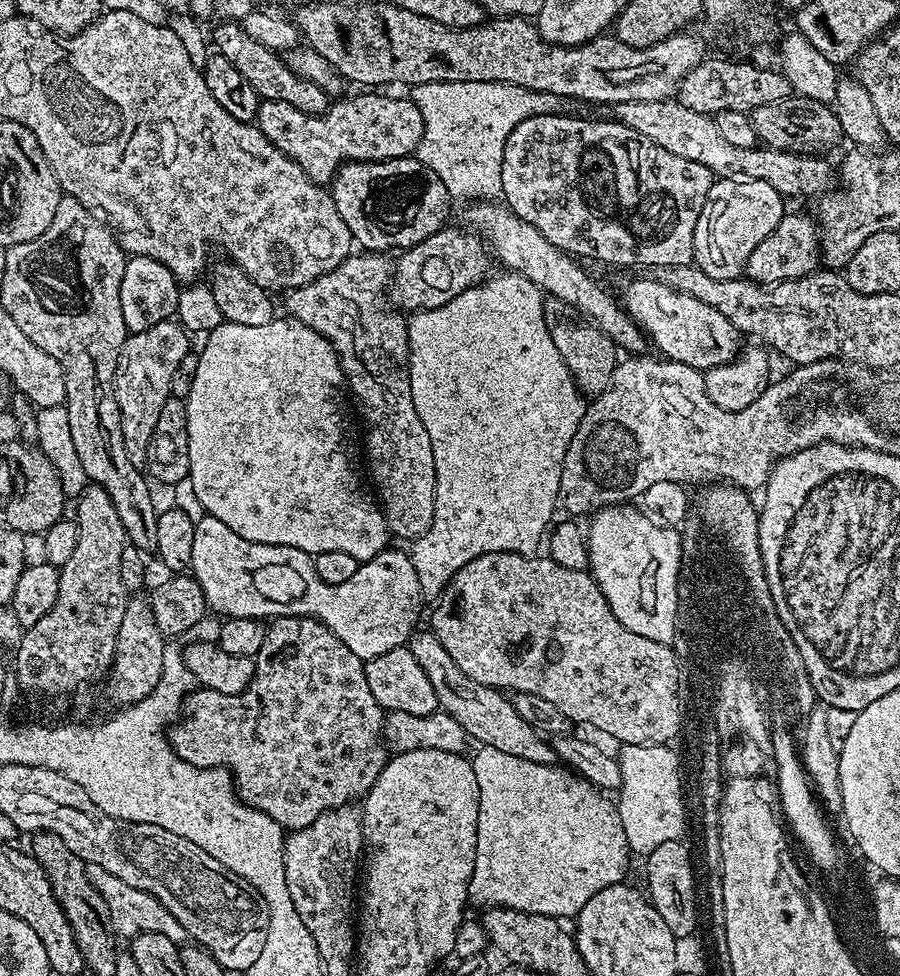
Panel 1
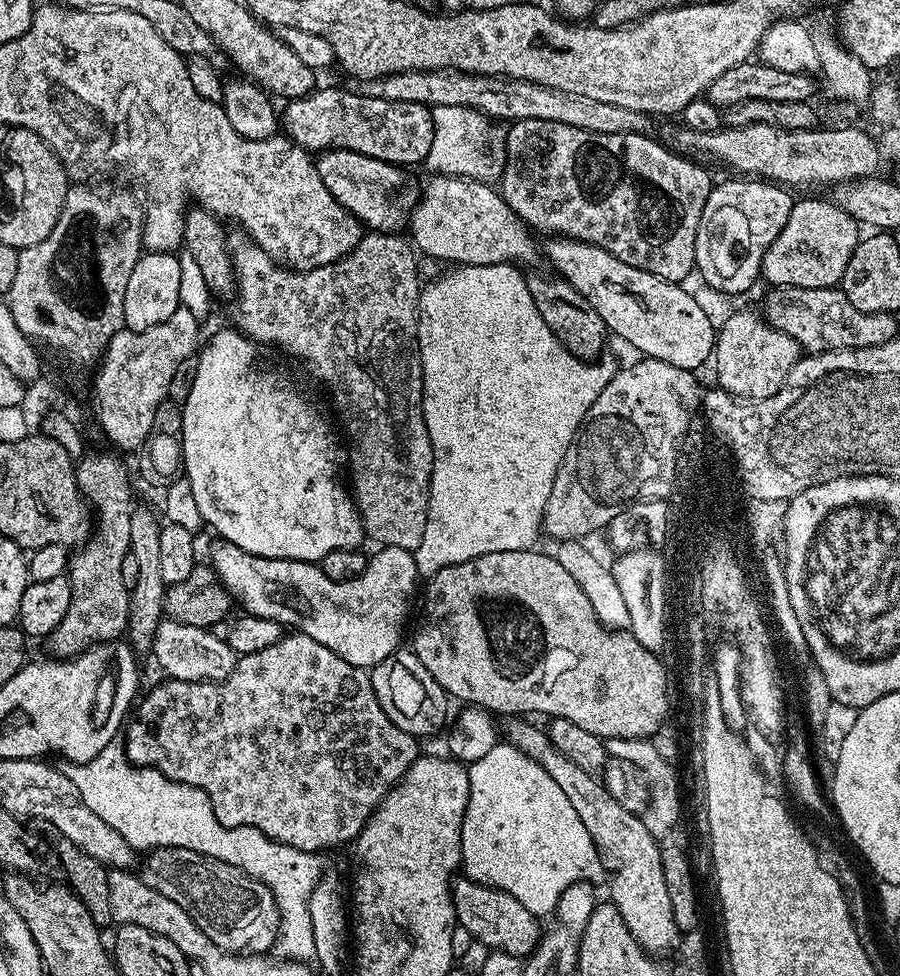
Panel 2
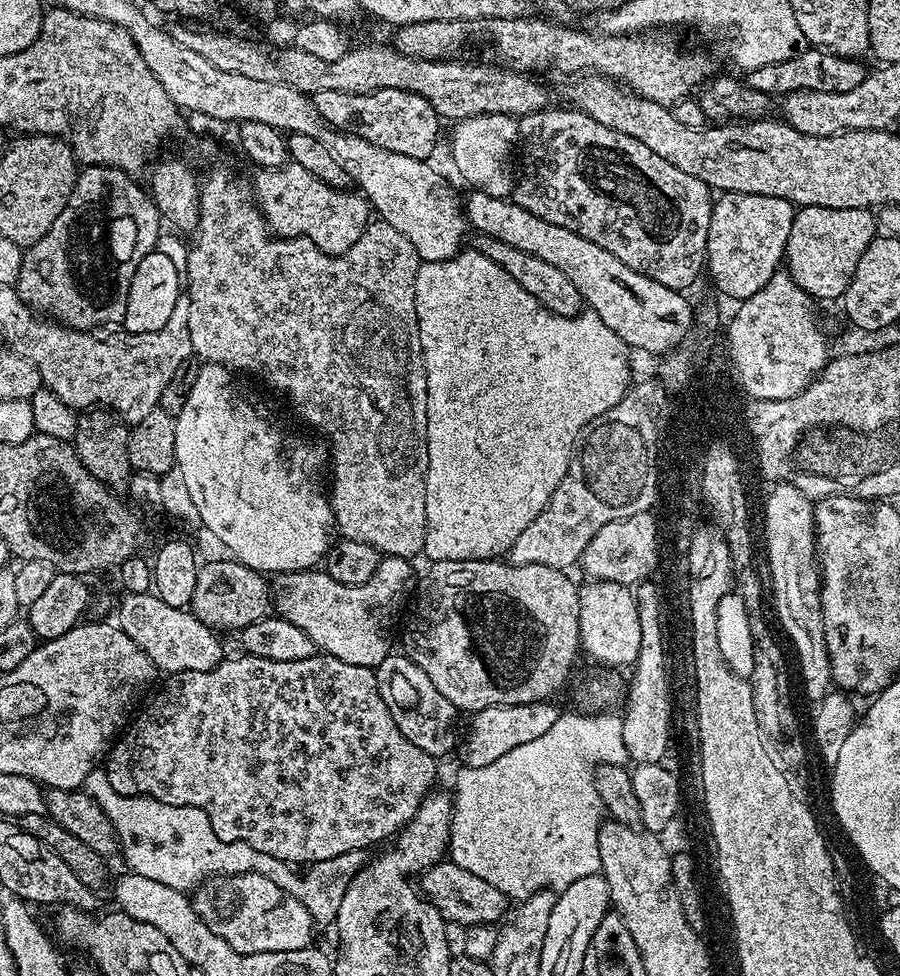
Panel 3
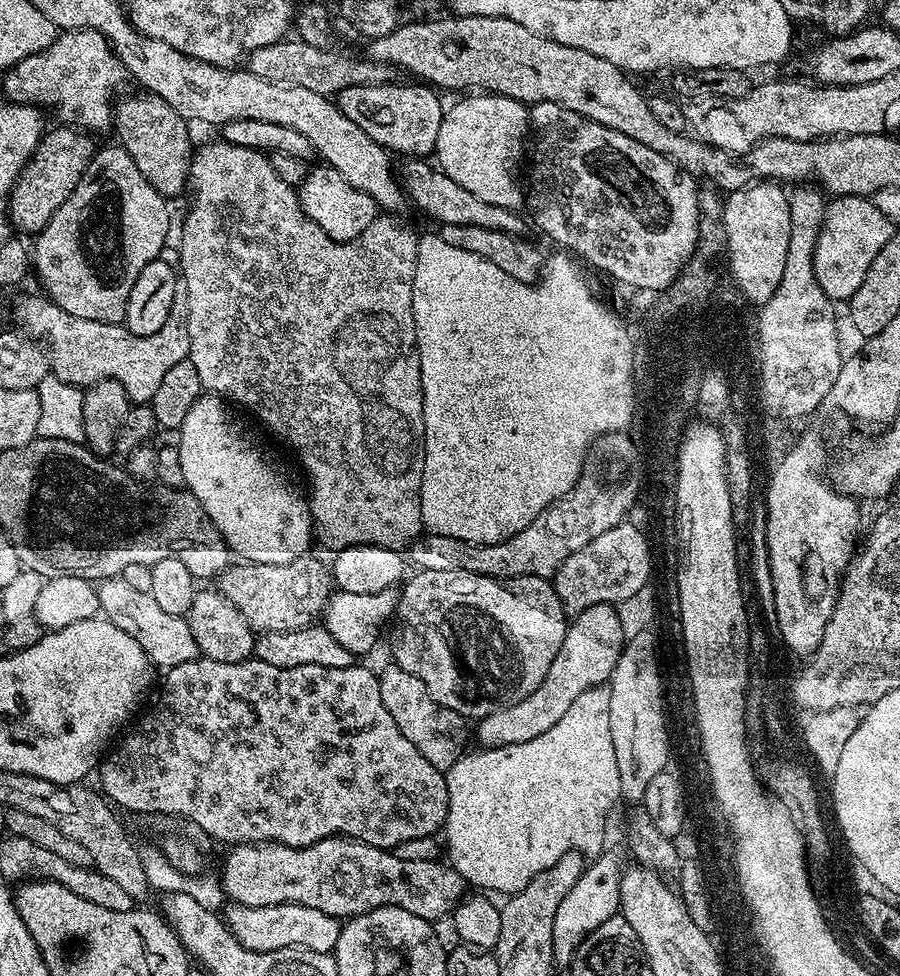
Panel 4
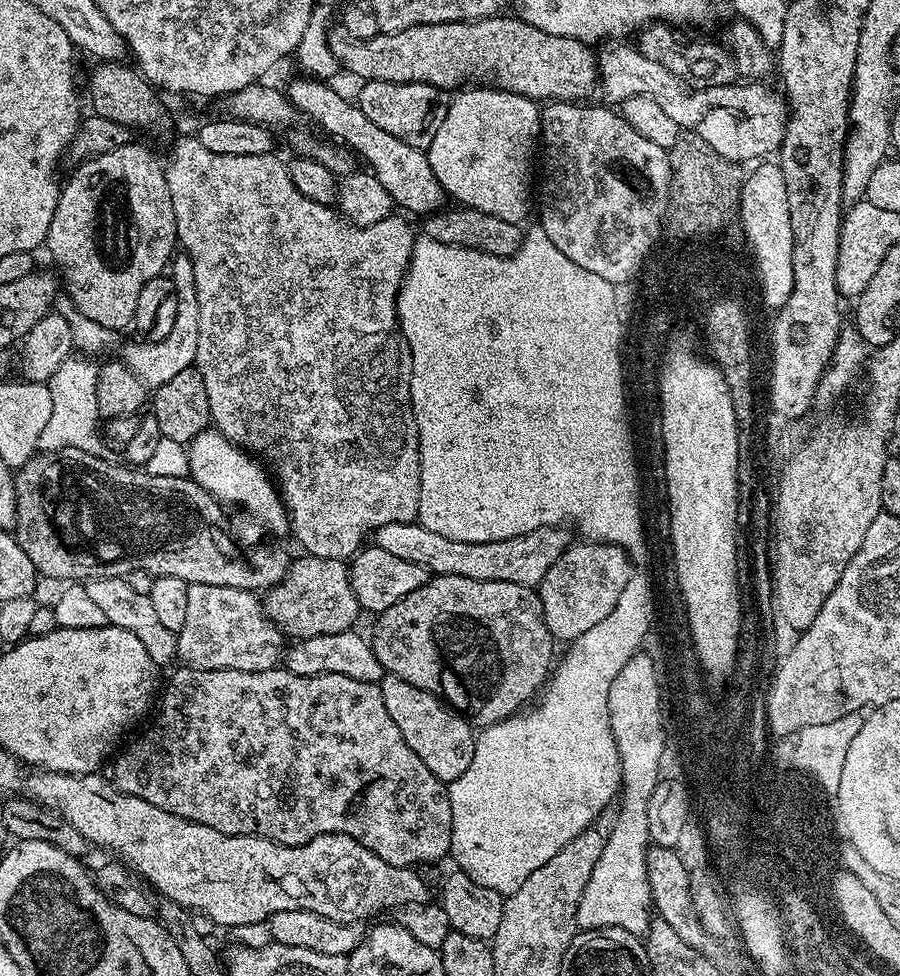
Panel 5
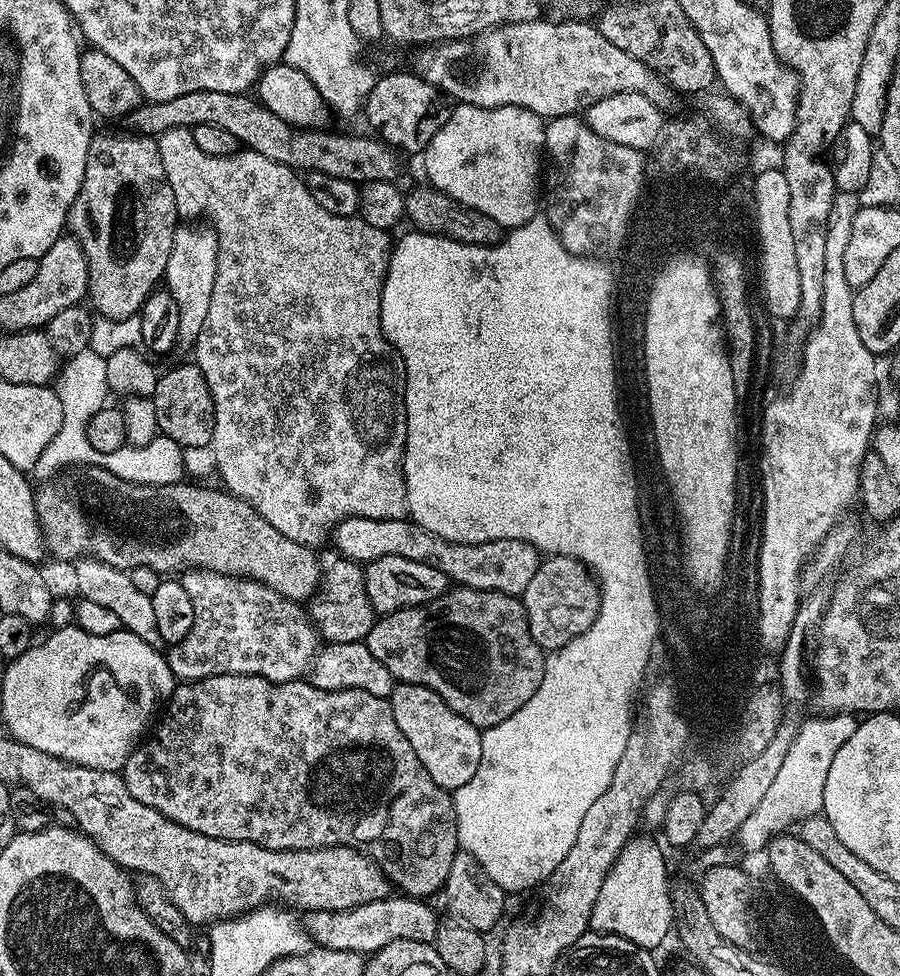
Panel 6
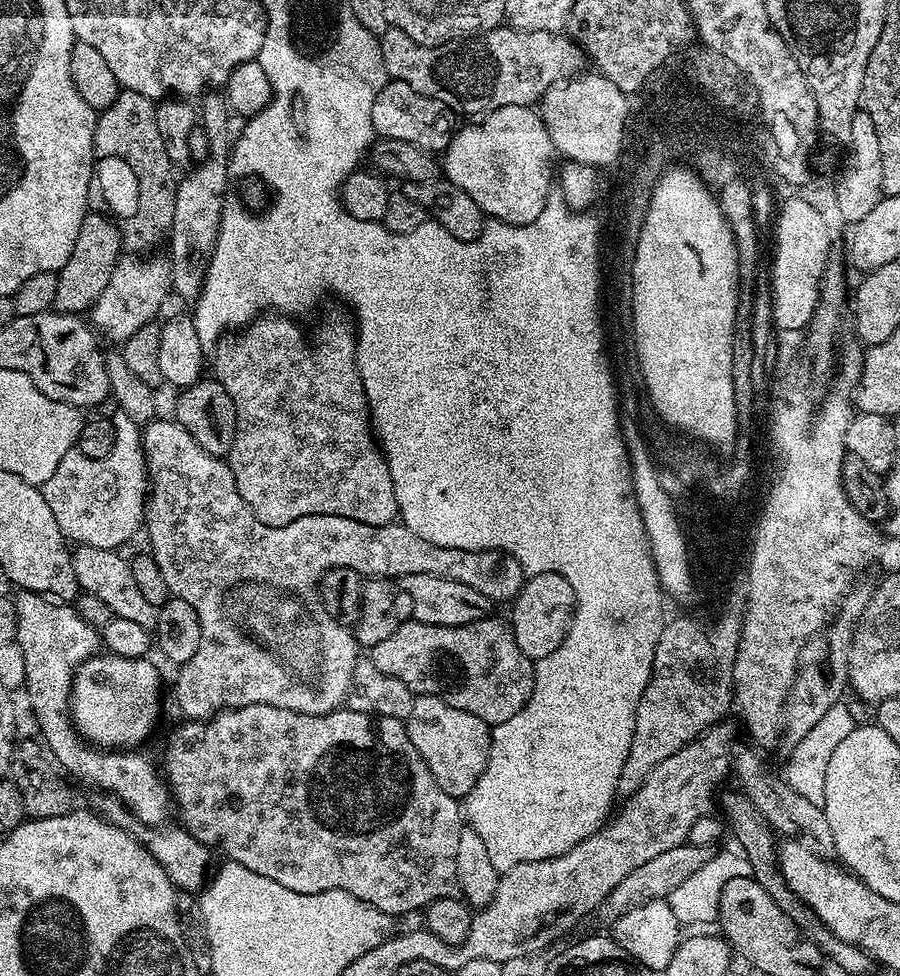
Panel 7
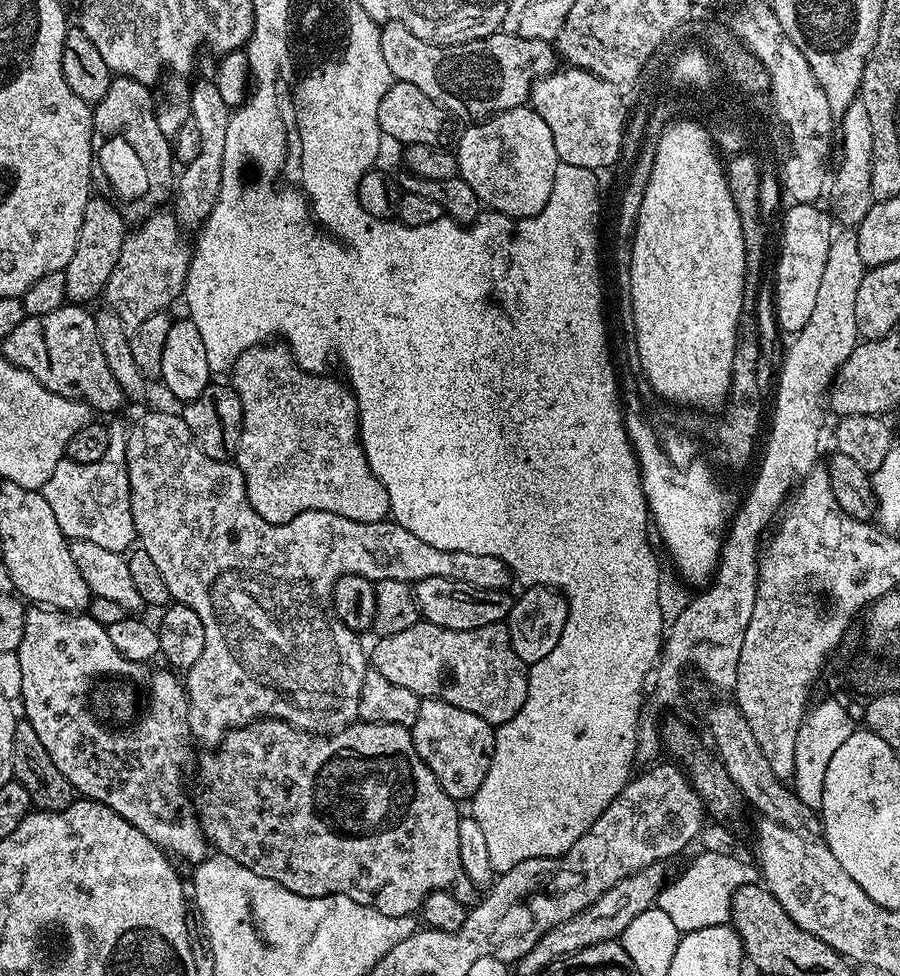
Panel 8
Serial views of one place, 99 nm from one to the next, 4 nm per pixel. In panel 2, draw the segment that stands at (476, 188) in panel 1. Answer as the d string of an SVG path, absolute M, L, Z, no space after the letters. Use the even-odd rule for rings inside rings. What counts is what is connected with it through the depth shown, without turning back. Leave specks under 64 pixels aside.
M438 106L432 108L434 140L426 161L433 173L442 176L465 176L483 184L499 181L504 175L505 127L470 107Z

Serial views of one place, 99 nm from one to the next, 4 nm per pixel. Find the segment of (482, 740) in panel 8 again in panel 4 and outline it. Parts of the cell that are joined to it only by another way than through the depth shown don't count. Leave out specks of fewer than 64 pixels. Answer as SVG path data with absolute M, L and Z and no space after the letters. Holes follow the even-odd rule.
M395 662L389 663L389 668L379 669L378 675L382 706L390 710L390 718L394 718L398 730L402 730L404 737L417 748L418 754L422 754L422 758L426 758L426 762L435 768L447 770L454 766L454 762L458 762L469 747L470 728L468 730L465 717L434 702L434 698L430 698L430 690L426 690L421 680L414 678L414 674L406 674L406 670L402 670Z

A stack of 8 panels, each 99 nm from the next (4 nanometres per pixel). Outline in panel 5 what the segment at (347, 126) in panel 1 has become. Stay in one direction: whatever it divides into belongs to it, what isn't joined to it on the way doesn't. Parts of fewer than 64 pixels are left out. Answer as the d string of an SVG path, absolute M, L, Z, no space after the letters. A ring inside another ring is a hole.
M373 80L361 83L359 87L360 109L362 114L366 114L366 118L370 118L370 122L374 122L374 126L421 150L427 150L430 142L434 142L434 134L438 134L438 126L442 126L442 118L446 118L448 109L450 96L445 89L429 84L399 84Z

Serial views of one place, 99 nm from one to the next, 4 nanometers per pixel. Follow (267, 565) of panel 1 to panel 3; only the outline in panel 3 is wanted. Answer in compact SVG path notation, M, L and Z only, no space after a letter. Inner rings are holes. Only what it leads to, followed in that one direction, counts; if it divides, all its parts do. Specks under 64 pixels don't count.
M400 556L381 557L374 576L358 586L335 582L320 568L279 573L272 584L273 607L277 615L310 635L325 655L373 669L391 653L394 626L418 582L413 566Z

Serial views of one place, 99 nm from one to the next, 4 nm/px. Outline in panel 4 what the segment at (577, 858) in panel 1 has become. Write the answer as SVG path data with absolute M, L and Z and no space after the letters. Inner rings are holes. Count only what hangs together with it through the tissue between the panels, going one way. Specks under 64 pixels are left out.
M597 687L586 690L574 699L573 705L566 714L563 714L550 730L533 738L530 742L524 742L522 745L506 745L501 748L485 748L469 751L460 757L454 766L446 770L446 779L448 782L448 818L446 821L446 833L448 832L448 856L451 867L455 868L458 874L476 890L483 890L488 894L502 893L502 896L509 896L523 890L530 882L550 866L554 866L563 854L568 852L580 852L585 858L595 858L605 851L604 845L604 823L608 820L608 815L612 812L616 800L621 799L619 774L617 759L614 754L614 744L610 736L610 698L603 687Z

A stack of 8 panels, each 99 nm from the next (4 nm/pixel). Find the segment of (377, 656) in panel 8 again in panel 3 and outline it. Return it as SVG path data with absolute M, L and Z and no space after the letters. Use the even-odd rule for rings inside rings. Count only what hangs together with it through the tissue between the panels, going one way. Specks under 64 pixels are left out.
M485 558L483 560L437 560L427 565L428 573L419 577L418 583L414 591L414 604L416 602L416 621L409 626L404 632L404 648L403 655L410 657L418 666L422 666L422 670L426 670L426 674L430 674L430 682L434 682L434 686L438 686L438 694L442 694L449 702L452 703L461 713L473 714L484 707L510 707L512 705L542 703L551 701L555 692L560 692L568 684L568 679L572 676L572 667L576 664L576 659L582 656L581 644L579 638L579 587L577 581L572 581L568 577L569 573L562 568L554 566L538 566L537 564L513 564L504 558Z

